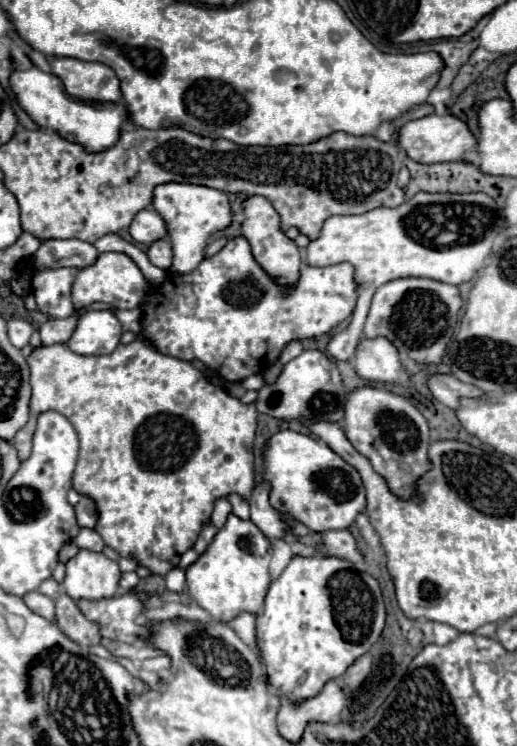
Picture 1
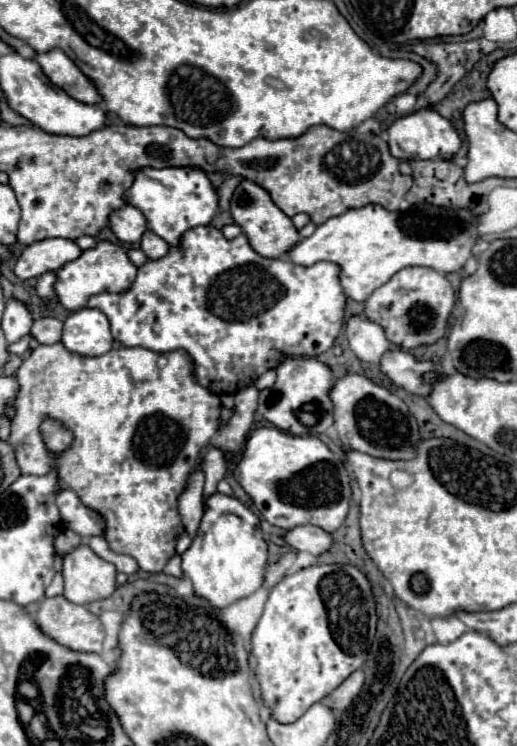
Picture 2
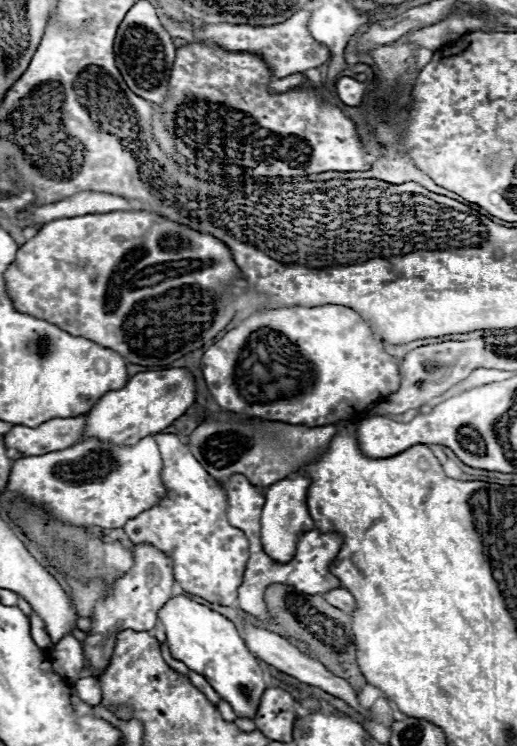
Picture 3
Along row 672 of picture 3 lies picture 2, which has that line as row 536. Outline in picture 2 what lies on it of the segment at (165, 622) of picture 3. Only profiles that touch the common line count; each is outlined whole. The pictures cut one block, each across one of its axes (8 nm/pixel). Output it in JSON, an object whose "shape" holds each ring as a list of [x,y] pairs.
{"shape":[[[214,494],[208,498],[208,510],[204,512],[198,536],[182,554],[182,570],[190,578],[194,592],[212,608],[226,608],[252,596],[264,584],[266,562],[268,544],[262,538],[258,516],[234,496]]]}

